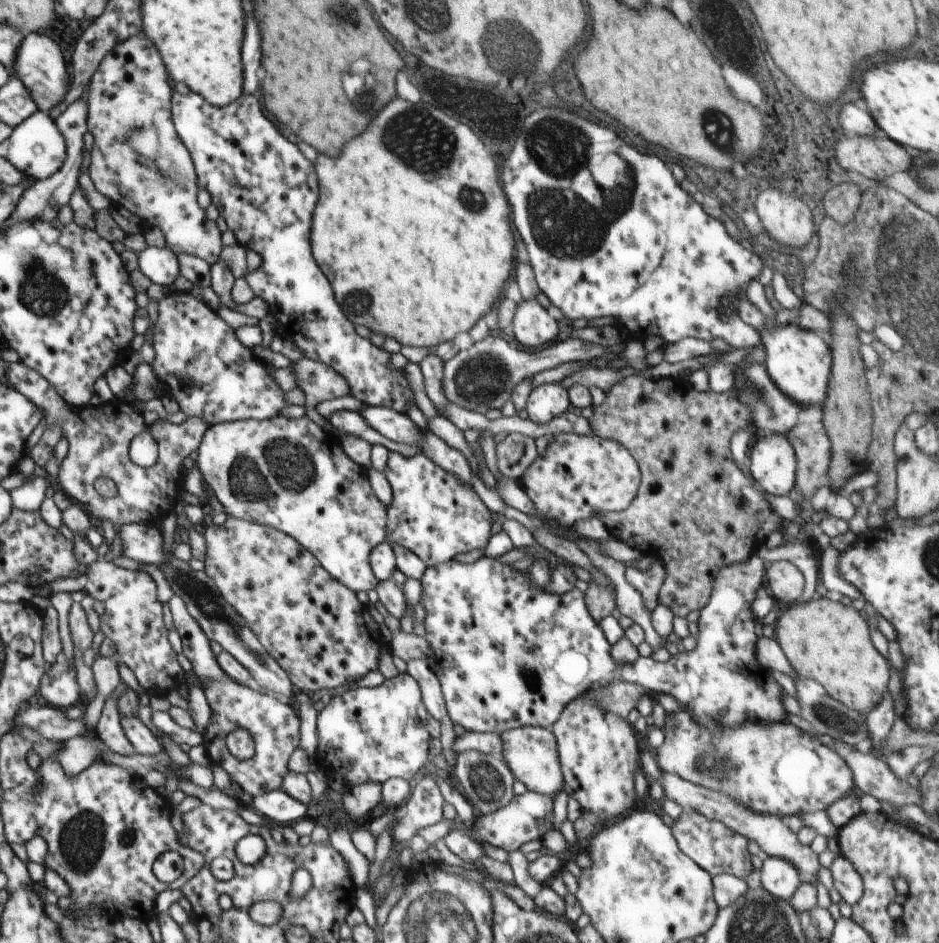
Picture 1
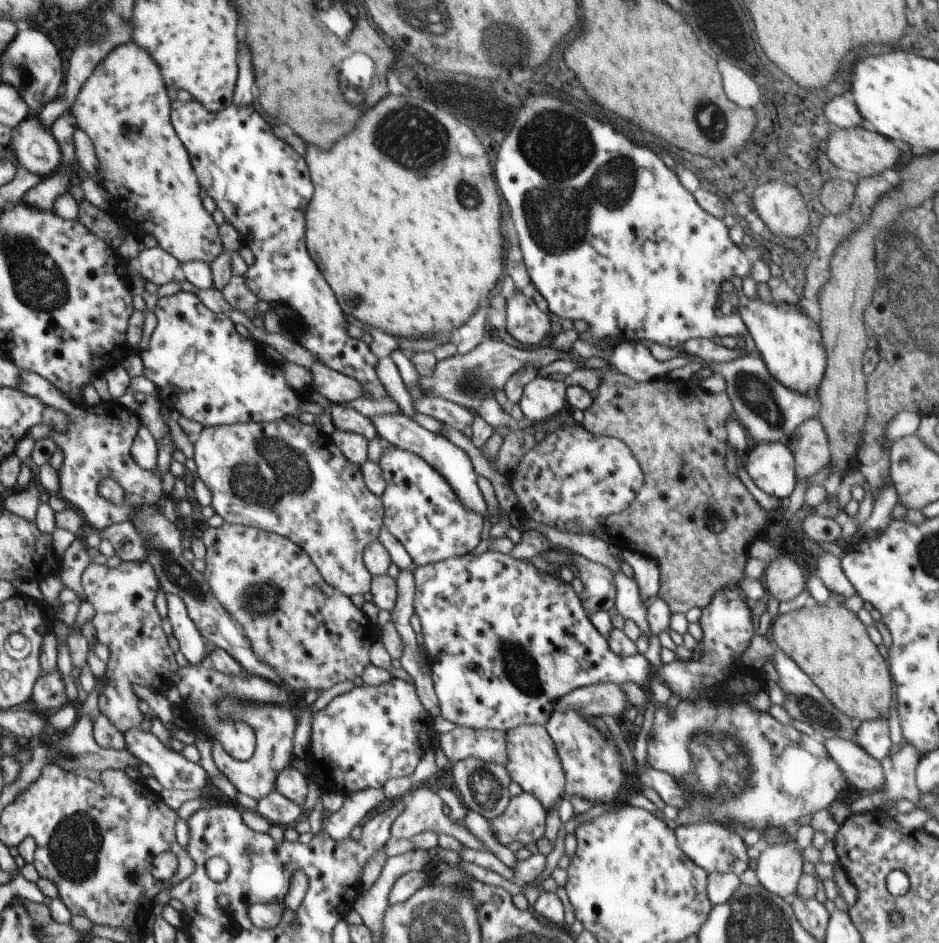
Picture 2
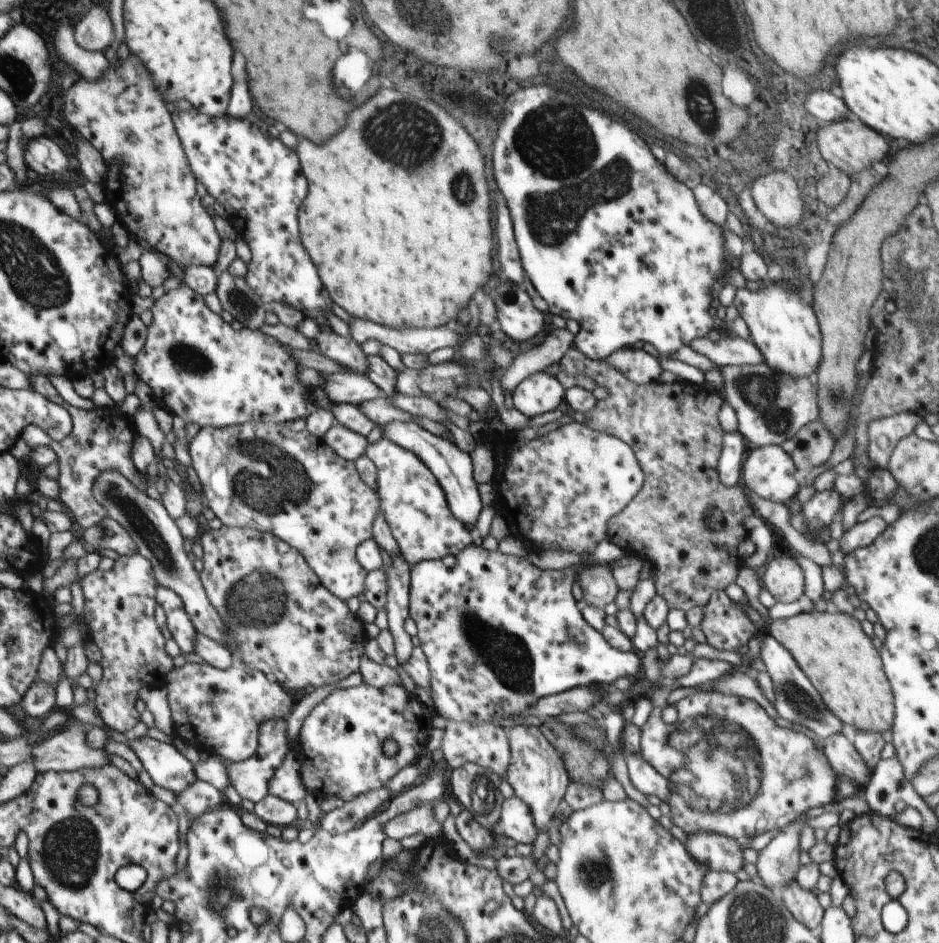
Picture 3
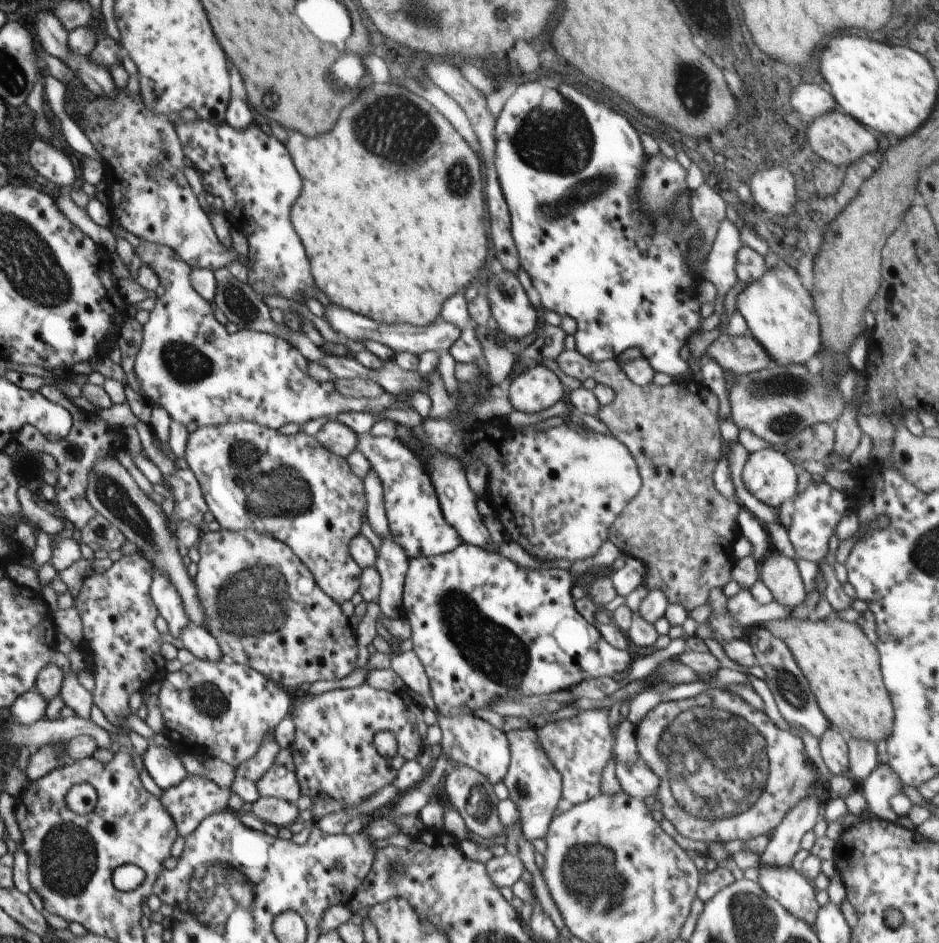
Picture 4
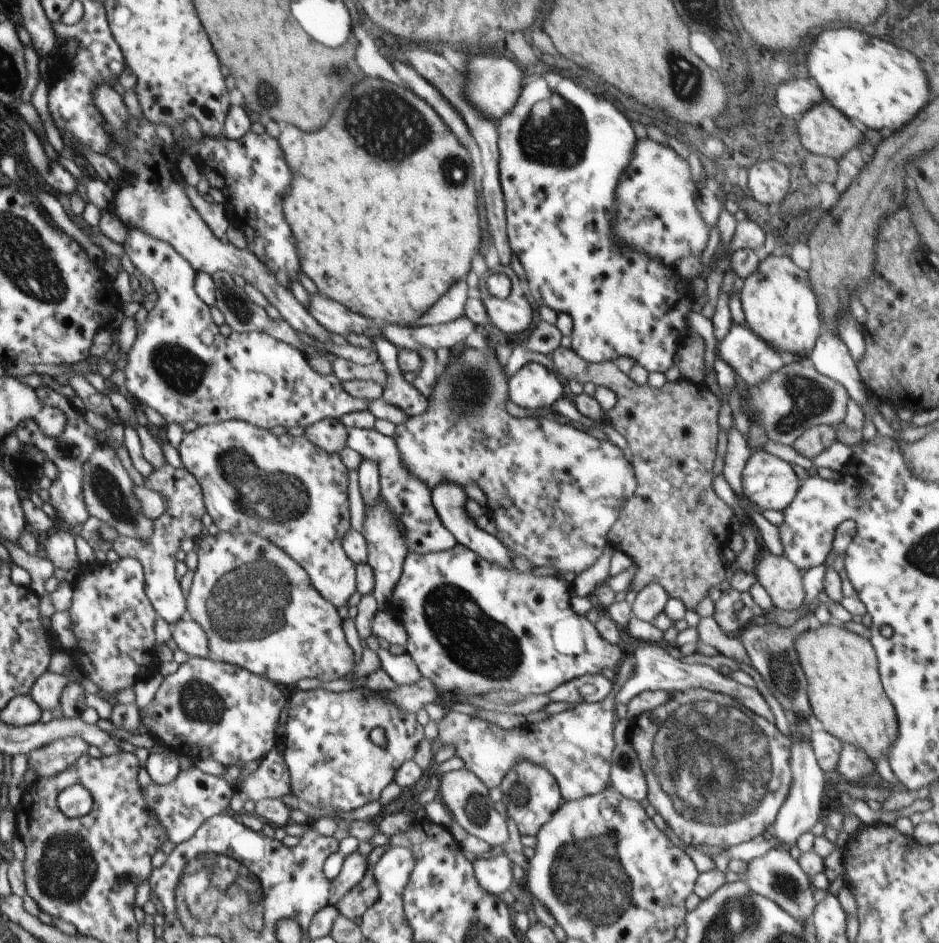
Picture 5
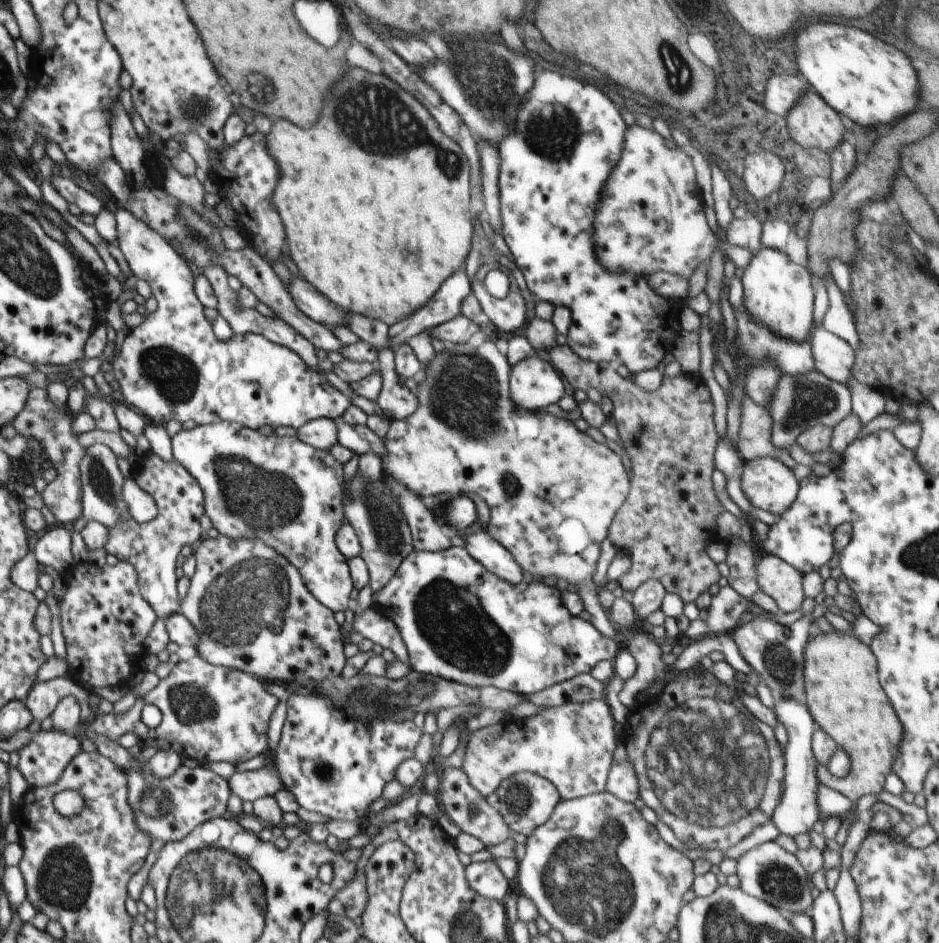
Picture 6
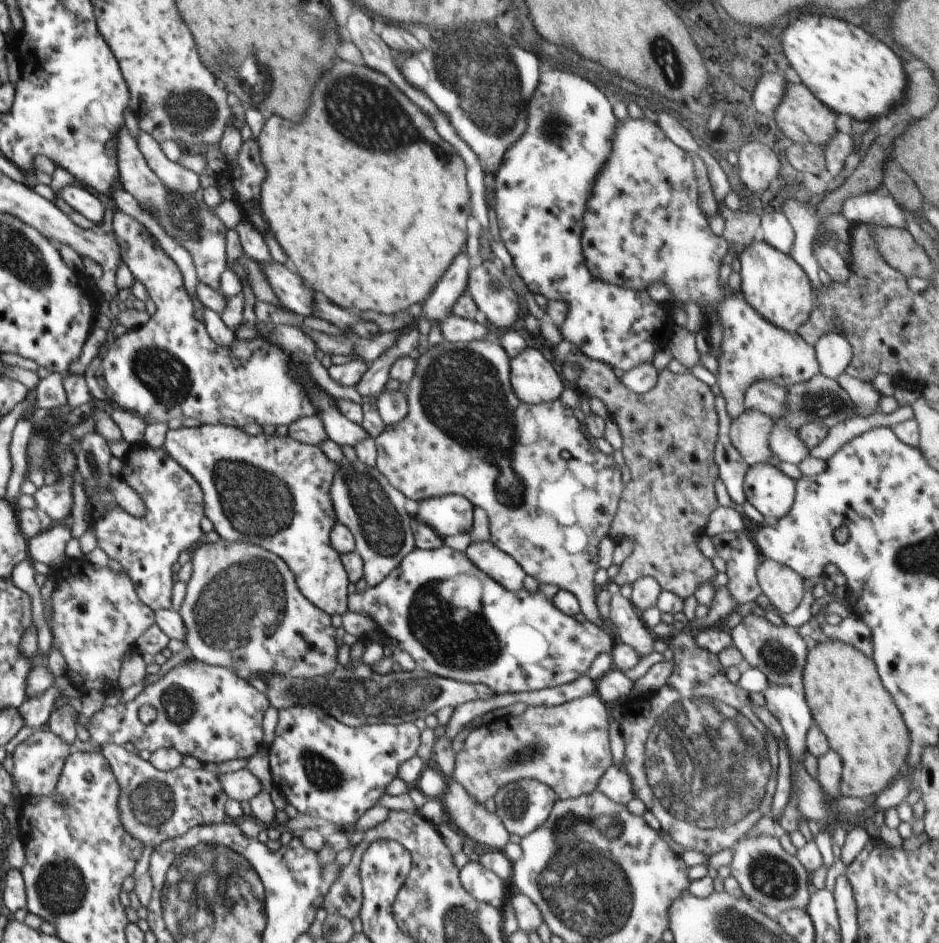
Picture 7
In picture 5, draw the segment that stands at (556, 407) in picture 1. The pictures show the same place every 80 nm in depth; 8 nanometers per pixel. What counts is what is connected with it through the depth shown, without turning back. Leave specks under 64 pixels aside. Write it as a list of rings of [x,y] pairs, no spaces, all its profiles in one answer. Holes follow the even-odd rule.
[[[540,363],[526,364],[507,383],[508,399],[522,408],[532,410],[551,407],[564,392],[558,376]]]

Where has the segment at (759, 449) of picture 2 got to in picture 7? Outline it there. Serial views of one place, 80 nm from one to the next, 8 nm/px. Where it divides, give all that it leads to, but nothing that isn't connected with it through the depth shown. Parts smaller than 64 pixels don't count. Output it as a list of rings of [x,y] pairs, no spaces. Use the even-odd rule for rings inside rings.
[[[766,461],[748,467],[743,490],[747,502],[764,516],[766,523],[786,516],[795,500],[795,480]]]

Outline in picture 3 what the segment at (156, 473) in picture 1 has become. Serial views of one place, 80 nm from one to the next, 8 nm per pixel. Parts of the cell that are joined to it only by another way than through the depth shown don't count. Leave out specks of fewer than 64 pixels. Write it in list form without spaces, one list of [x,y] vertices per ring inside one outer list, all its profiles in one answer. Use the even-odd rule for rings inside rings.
[[[29,375],[29,379],[30,389],[44,395],[50,402],[66,408],[73,420],[71,433],[60,442],[49,437],[40,427],[26,429],[22,440],[32,450],[37,446],[48,445],[57,456],[60,470],[57,478],[59,484],[58,498],[74,521],[78,522],[82,528],[87,529],[100,525],[106,517],[109,517],[109,512],[105,509],[105,506],[102,506],[102,503],[99,503],[93,494],[93,486],[96,484],[97,478],[106,471],[119,472],[136,489],[146,493],[146,484],[151,480],[137,469],[133,458],[128,456],[128,448],[132,448],[134,432],[132,430],[128,432],[127,420],[124,420],[125,414],[115,414],[111,407],[104,408],[104,414],[96,412],[96,408],[92,410],[74,408],[60,397],[48,377]],[[112,420],[114,420],[114,428],[112,428]]]

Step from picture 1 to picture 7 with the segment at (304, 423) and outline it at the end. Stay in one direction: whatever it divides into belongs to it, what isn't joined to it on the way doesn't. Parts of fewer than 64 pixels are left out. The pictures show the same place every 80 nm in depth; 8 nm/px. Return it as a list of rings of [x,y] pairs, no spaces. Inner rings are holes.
[[[218,424],[201,425],[196,428],[168,428],[166,436],[164,436],[164,450],[198,482],[203,493],[205,516],[210,519],[214,525],[214,531],[223,540],[254,544],[264,550],[268,550],[268,552],[272,552],[272,554],[276,554],[292,570],[296,586],[302,592],[302,596],[306,600],[310,600],[312,605],[322,610],[322,612],[326,612],[328,616],[342,616],[348,611],[348,586],[350,586],[348,576],[346,570],[344,570],[344,566],[342,566],[340,554],[332,547],[330,542],[330,530],[332,530],[332,526],[337,522],[334,506],[332,506],[332,500],[330,500],[330,486],[332,486],[332,482],[334,481],[334,474],[338,470],[338,465],[332,462],[332,460],[327,459],[326,454],[320,450],[318,445],[310,446],[294,441],[289,435],[267,436],[262,433],[258,434],[258,436],[250,436],[250,434],[246,434],[240,428]]]

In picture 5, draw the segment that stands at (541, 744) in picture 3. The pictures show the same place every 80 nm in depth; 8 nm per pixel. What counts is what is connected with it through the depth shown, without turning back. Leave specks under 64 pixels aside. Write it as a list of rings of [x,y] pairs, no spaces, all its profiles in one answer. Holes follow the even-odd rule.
[[[522,759],[518,761],[502,779],[500,784],[504,804],[506,804],[506,817],[515,822],[522,836],[536,836],[538,831],[546,824],[552,815],[564,804],[559,784],[554,775],[543,766],[532,761]]]

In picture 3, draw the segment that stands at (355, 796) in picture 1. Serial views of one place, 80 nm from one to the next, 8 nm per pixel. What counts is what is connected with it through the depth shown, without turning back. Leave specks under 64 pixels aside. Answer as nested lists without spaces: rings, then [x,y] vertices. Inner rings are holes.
[[[386,787],[368,791],[358,798],[346,801],[341,808],[327,813],[326,816],[320,818],[318,825],[333,835],[347,833],[354,829],[359,820],[366,820],[378,810],[381,804],[392,798],[391,792]]]

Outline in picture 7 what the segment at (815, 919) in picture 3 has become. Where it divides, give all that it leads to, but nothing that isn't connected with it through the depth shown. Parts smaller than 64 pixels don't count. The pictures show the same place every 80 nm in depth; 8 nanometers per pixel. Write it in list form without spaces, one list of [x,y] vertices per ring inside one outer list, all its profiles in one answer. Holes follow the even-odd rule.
[[[751,831],[744,834],[732,848],[730,861],[731,876],[736,879],[746,897],[765,908],[771,918],[790,908],[806,909],[808,906],[810,874],[798,861],[781,846],[778,836],[756,834]]]

